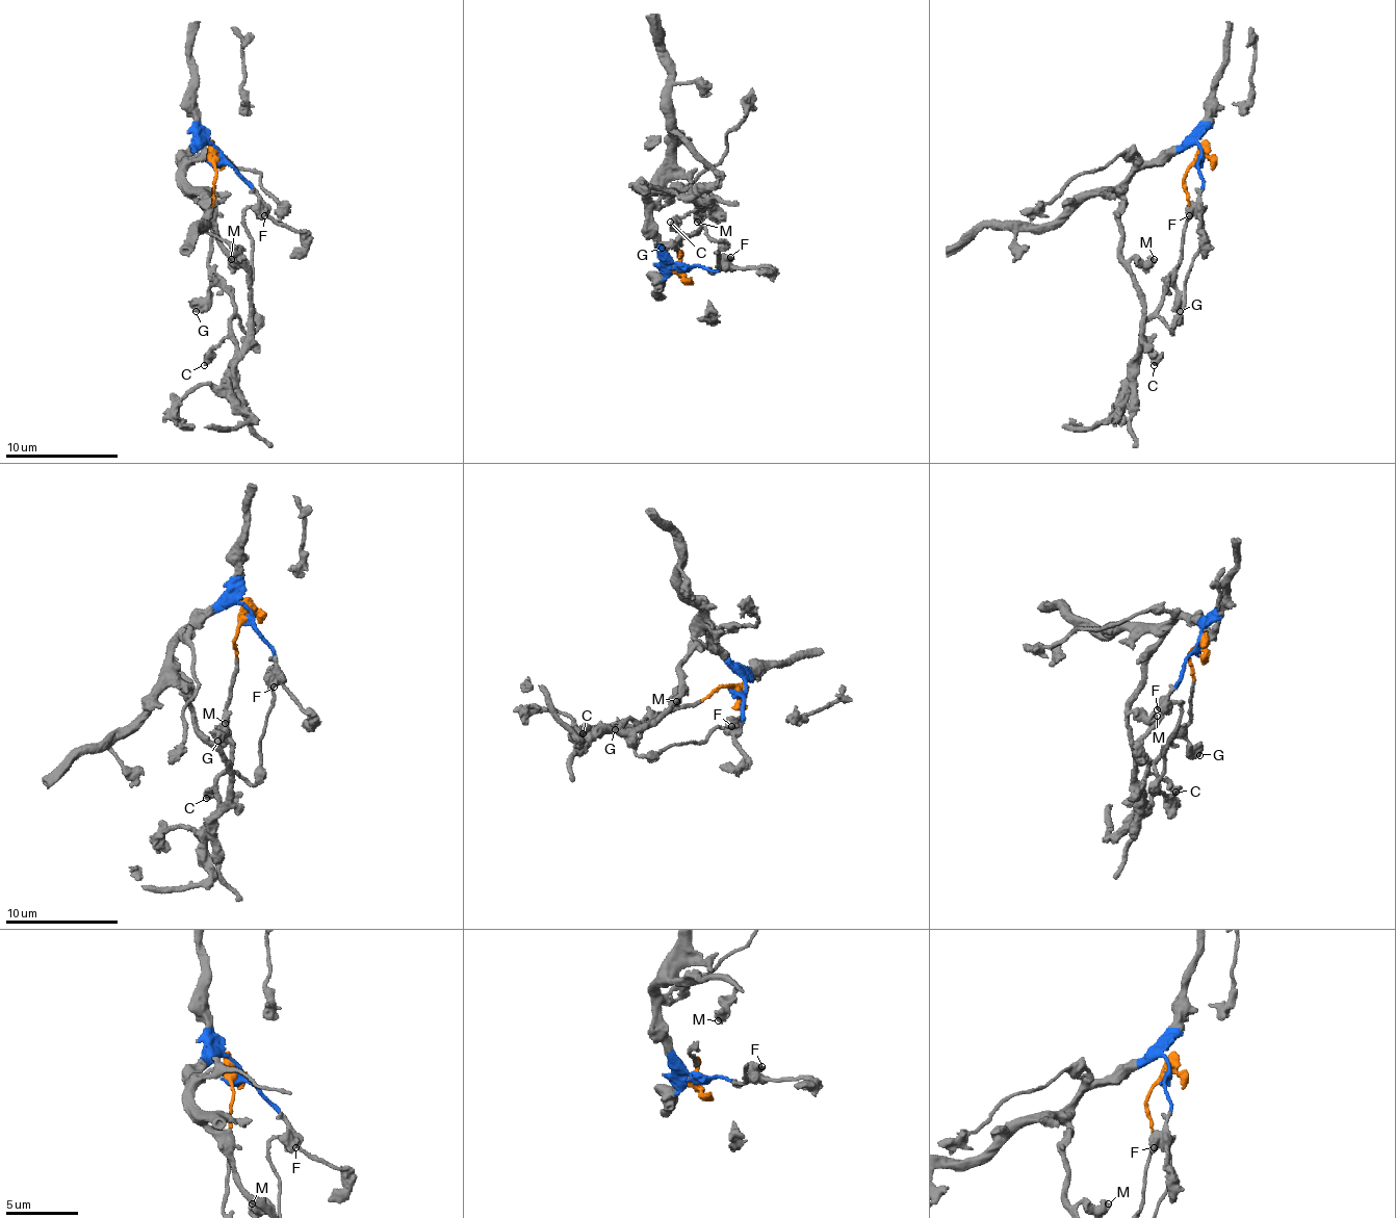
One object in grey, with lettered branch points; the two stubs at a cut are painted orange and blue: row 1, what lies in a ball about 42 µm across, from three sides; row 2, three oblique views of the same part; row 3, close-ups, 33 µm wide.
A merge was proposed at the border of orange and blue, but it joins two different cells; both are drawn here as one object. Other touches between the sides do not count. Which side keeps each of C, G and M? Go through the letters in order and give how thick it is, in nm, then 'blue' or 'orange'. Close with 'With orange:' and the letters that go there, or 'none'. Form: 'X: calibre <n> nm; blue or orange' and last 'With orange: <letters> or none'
C: calibre 440 nm; orange
G: calibre 600 nm; orange
M: calibre 480 nm; blue
With orange: C, G

